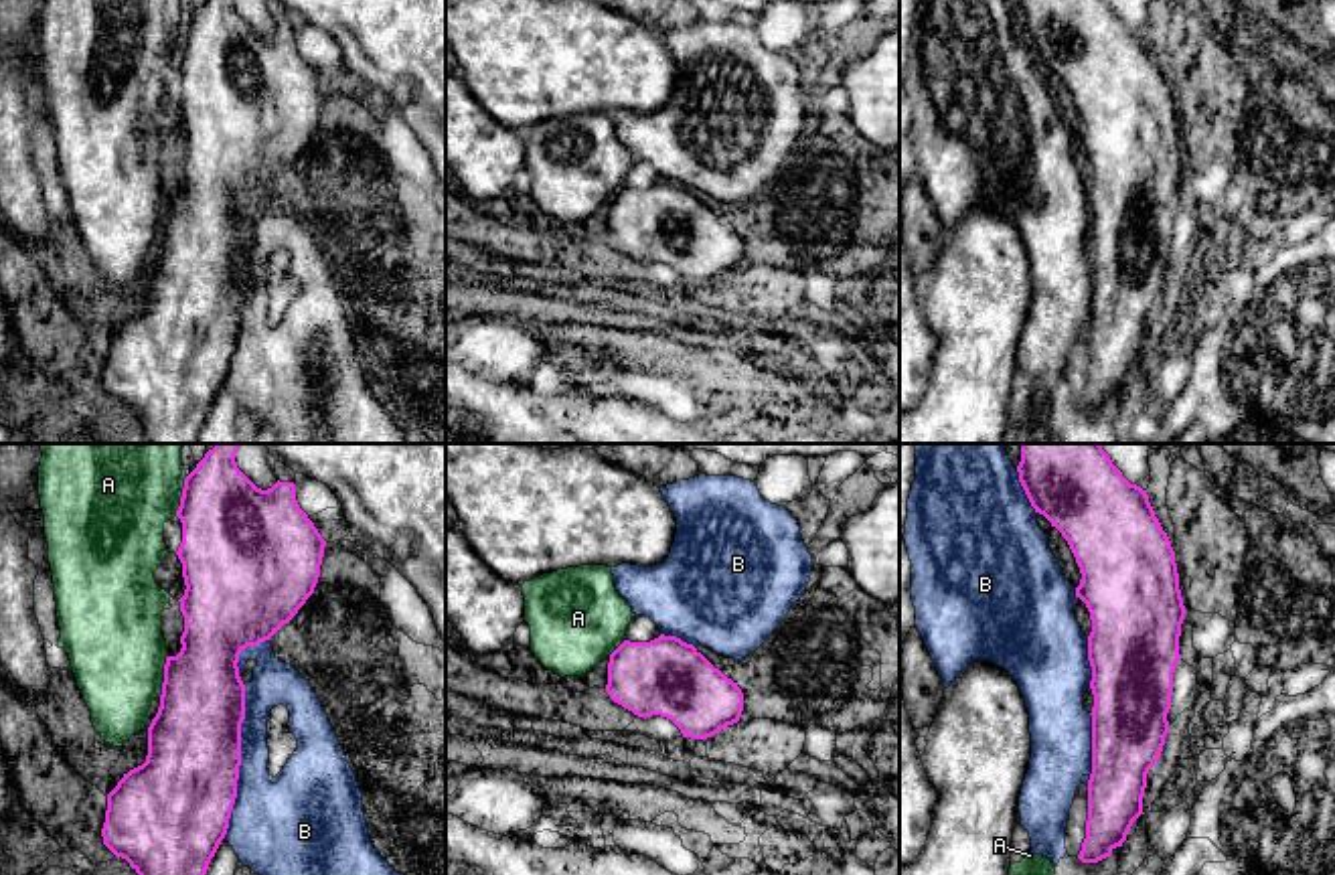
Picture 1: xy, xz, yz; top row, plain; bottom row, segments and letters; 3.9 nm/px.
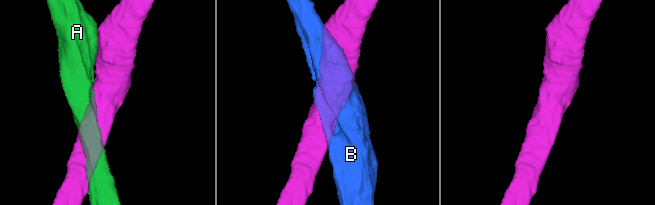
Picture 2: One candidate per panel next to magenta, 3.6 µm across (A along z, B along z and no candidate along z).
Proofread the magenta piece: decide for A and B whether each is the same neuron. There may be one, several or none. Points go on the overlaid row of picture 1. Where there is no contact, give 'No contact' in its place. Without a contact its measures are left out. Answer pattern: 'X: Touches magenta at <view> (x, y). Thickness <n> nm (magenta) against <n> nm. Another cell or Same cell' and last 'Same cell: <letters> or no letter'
A: Touches magenta at xy (165, 675). Thickness 340 nm (magenta) against 380 nm. Another cell
B: Touches magenta at xy (240, 760). Thickness 400 nm (magenta) against 300 nm. Same cell
Same cell: B

